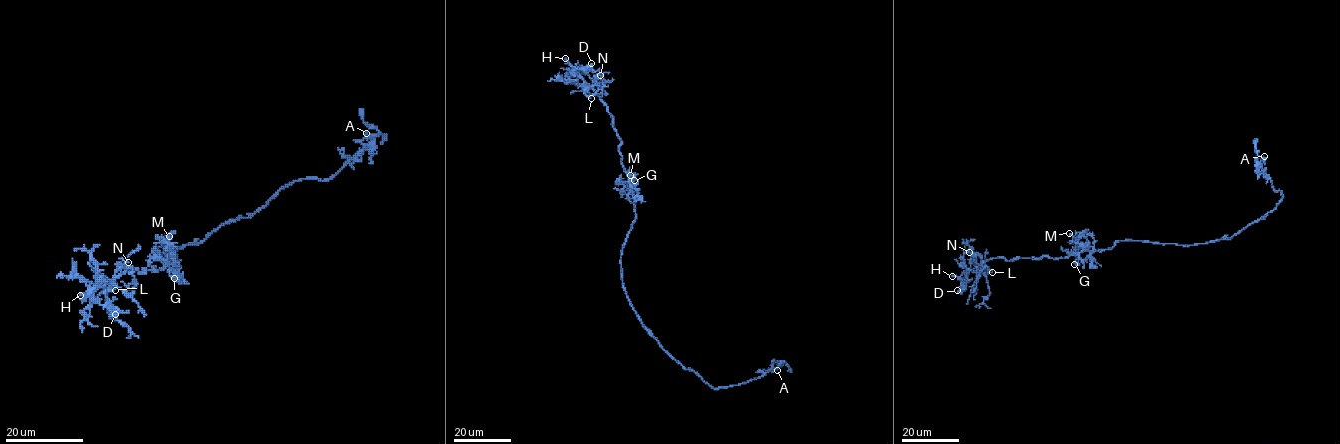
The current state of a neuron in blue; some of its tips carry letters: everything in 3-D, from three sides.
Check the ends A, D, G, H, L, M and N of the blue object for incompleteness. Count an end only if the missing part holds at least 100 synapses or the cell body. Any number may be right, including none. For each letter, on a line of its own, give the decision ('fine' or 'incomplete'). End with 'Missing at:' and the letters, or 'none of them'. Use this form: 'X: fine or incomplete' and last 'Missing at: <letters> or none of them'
A: fine
D: fine
G: fine
H: incomplete
L: fine
M: fine
N: fine
Missing at: H

